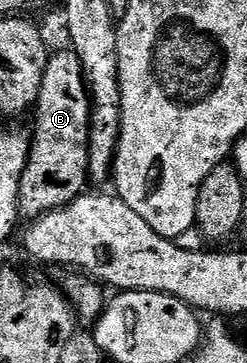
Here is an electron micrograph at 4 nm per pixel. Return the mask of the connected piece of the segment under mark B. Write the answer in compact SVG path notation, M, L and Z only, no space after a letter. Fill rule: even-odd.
M53 51L46 62L42 74L41 92L34 105L36 125L31 125L32 145L28 150L28 161L22 170L20 183L20 214L24 218L35 218L45 212L53 212L66 206L71 200L77 200L90 184L88 175L88 122L90 105L88 105L88 85L84 82L84 71L75 52Z

